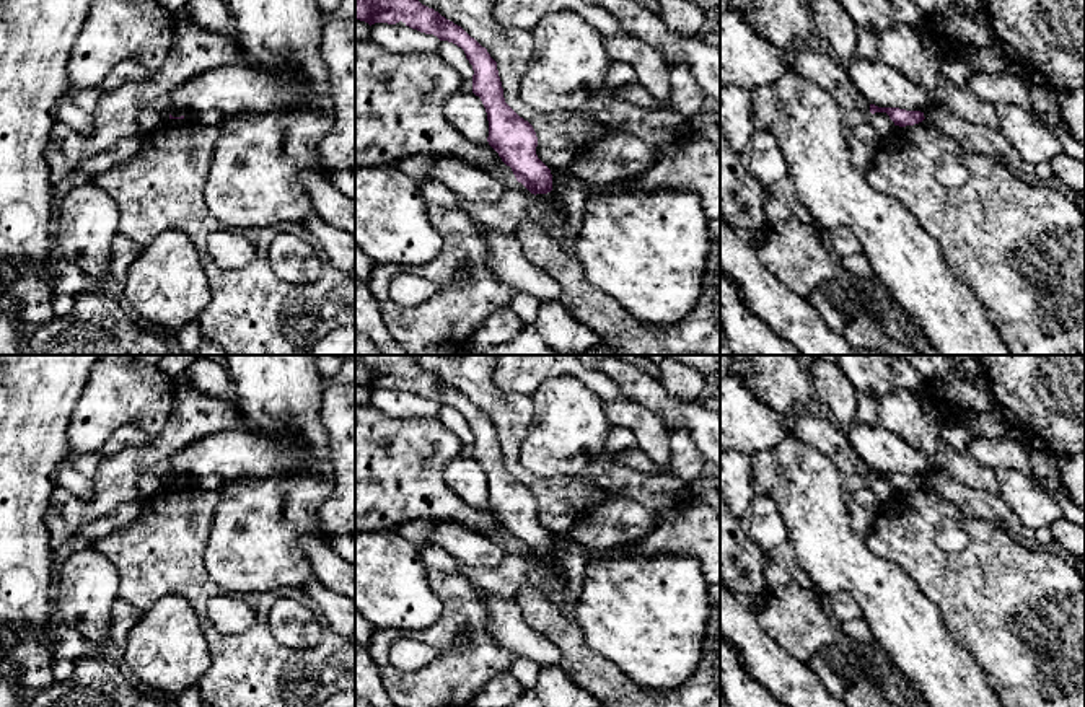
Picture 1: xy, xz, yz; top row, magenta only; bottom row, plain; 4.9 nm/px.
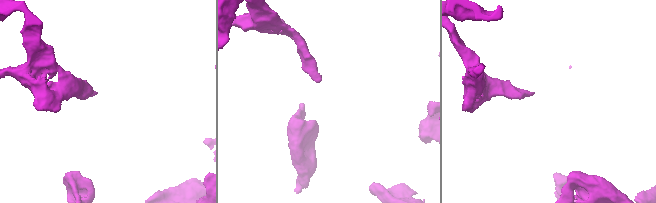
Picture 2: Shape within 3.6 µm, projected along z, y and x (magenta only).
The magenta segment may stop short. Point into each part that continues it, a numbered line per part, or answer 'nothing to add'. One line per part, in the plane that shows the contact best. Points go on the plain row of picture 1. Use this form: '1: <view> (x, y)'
nothing to add

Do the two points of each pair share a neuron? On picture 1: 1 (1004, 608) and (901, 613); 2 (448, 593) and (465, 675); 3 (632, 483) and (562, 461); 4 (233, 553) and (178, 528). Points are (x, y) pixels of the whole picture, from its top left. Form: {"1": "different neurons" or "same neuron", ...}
{"1": "different neurons", "2": "same neuron", "3": "different neurons", "4": "different neurons"}

